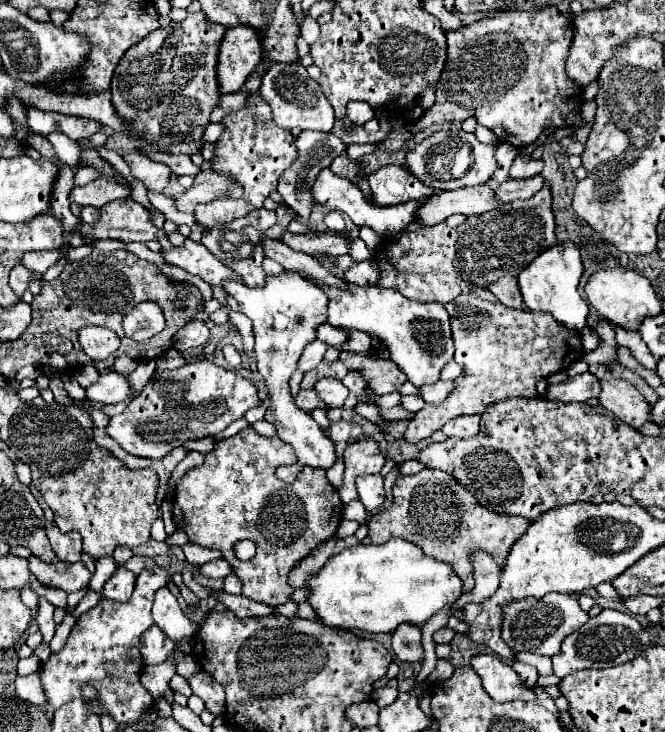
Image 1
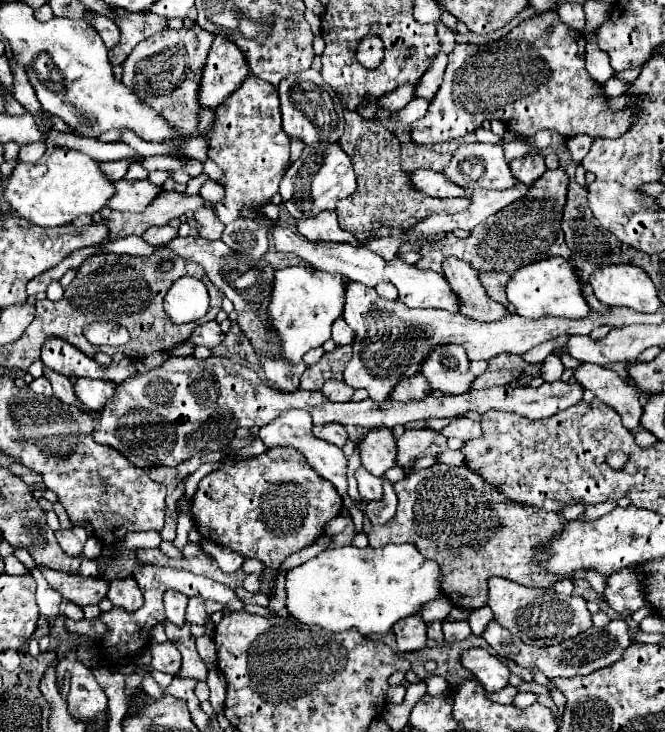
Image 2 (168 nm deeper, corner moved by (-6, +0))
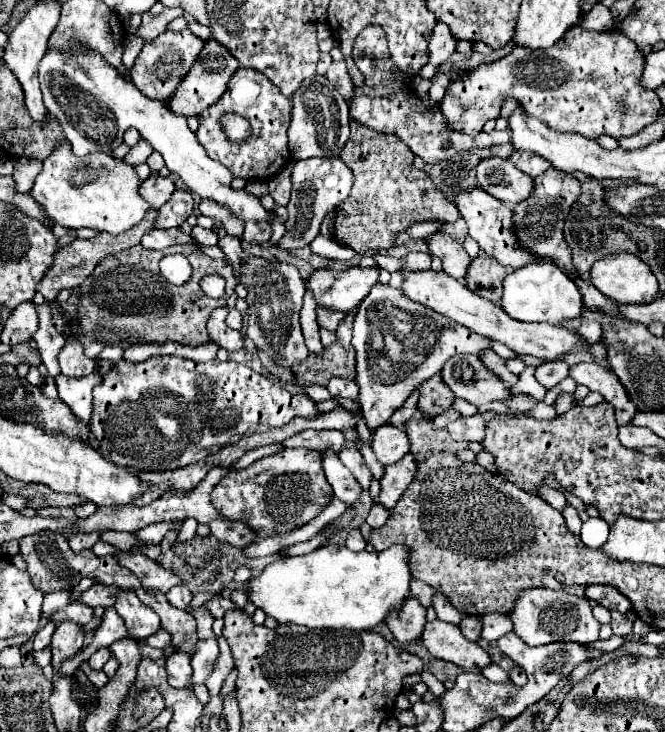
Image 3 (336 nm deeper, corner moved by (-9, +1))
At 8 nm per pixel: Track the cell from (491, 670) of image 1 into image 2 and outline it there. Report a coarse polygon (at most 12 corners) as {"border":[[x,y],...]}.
{"border":[[482,648],[464,650],[460,662],[488,692],[508,684],[510,670]]}

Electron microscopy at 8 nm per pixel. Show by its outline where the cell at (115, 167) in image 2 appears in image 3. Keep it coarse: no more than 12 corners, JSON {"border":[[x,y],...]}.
{"border":[[141,139],[129,149],[123,161],[137,167],[145,163],[151,153],[151,145]]}

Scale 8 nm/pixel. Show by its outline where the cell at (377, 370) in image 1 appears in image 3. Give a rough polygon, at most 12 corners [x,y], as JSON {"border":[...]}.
{"border":[[435,375],[419,385],[419,403],[425,413],[441,413],[455,399]]}

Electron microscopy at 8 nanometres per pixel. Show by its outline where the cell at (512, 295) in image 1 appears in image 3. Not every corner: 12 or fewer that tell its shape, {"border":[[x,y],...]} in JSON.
{"border":[[483,253],[469,265],[467,287],[499,303],[507,269]]}

